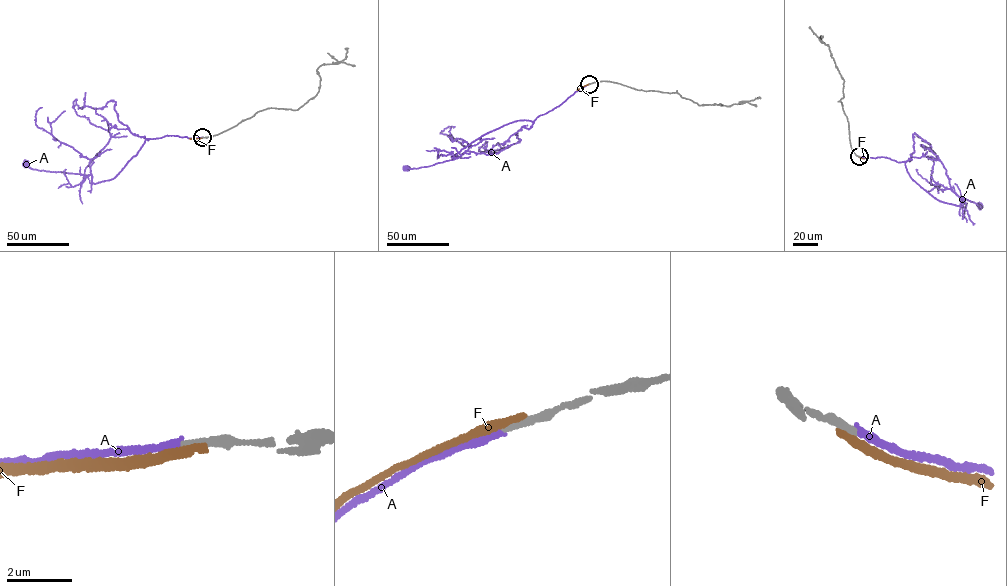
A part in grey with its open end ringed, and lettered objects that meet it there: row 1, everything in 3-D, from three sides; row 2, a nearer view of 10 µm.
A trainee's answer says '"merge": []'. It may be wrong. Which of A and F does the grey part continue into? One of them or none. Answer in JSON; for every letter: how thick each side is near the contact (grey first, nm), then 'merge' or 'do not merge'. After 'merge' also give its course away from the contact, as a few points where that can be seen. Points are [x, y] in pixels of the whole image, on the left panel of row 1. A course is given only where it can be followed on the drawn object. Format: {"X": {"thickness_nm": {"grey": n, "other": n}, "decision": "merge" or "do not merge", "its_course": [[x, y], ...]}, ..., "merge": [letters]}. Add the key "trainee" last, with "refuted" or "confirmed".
{"A": {"thickness_nm": {"grey": 220, "other": 220}, "decision": "do not merge"}, "F": {"thickness_nm": {"grey": 280, "other": 280}, "decision": "do not merge"}, "merge": [], "trainee": "confirmed"}

